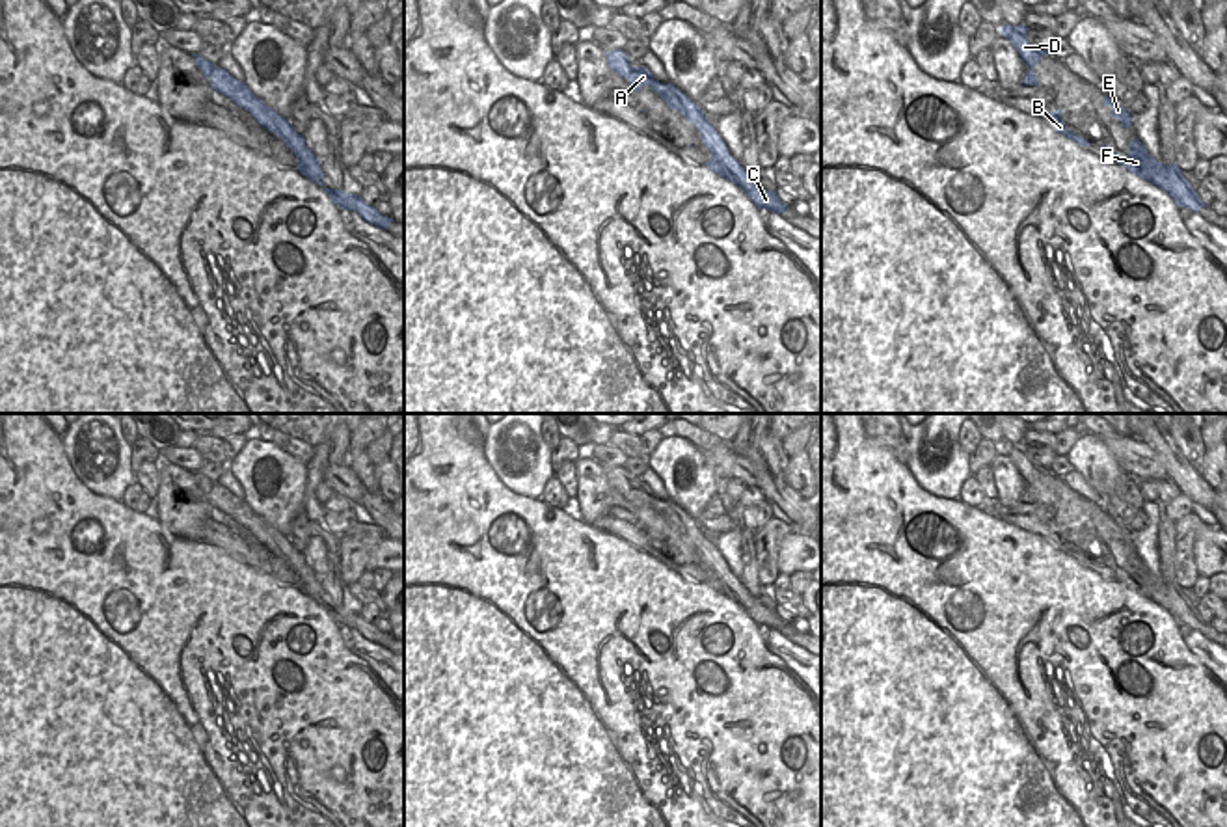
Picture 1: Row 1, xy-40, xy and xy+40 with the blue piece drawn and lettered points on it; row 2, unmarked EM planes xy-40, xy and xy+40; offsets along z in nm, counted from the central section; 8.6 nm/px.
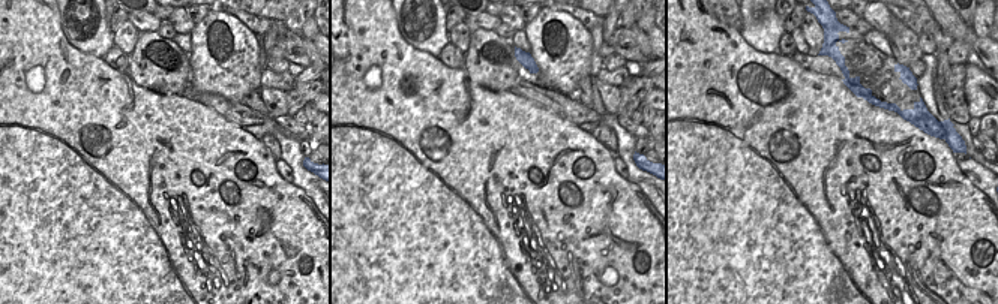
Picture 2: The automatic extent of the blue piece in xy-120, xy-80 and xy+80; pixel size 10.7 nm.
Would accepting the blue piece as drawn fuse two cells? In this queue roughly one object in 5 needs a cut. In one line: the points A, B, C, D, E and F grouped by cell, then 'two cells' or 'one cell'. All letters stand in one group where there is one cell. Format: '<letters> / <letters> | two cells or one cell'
A C D / B E F | two cells

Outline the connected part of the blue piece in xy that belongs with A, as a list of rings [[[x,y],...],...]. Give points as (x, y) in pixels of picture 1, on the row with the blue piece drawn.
[[[622,48],[611,52],[605,50],[605,56],[611,71],[618,73],[622,78],[627,78],[635,91],[639,91],[642,86],[652,88],[668,104],[670,110],[680,112],[689,123],[693,123],[700,132],[702,143],[722,164],[722,177],[739,186],[758,209],[767,209],[776,214],[786,212],[788,205],[778,199],[776,190],[769,192],[762,186],[760,181],[748,177],[743,166],[730,155],[715,127],[709,127],[700,117],[696,104],[685,93],[681,93],[672,84],[661,84],[646,67],[633,67]]]

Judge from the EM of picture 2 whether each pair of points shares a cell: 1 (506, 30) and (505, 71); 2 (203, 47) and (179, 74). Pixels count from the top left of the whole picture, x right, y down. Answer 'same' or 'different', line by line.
1: different
2: different

